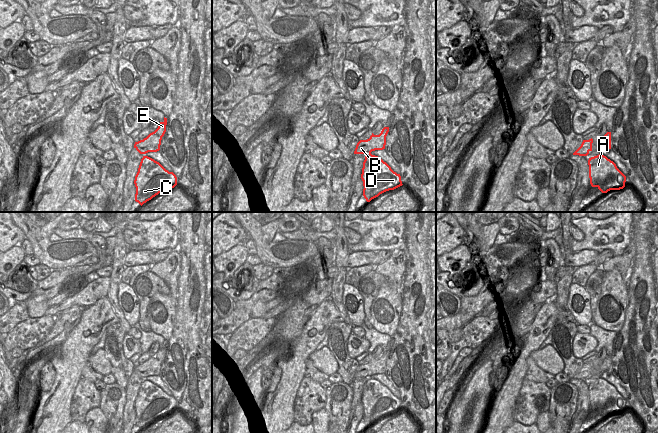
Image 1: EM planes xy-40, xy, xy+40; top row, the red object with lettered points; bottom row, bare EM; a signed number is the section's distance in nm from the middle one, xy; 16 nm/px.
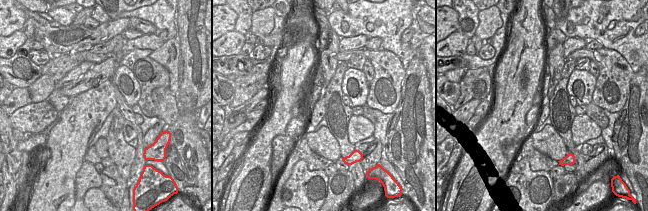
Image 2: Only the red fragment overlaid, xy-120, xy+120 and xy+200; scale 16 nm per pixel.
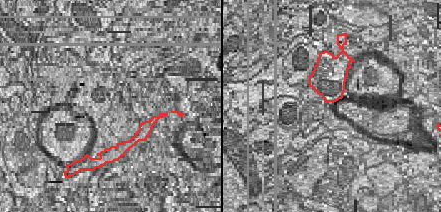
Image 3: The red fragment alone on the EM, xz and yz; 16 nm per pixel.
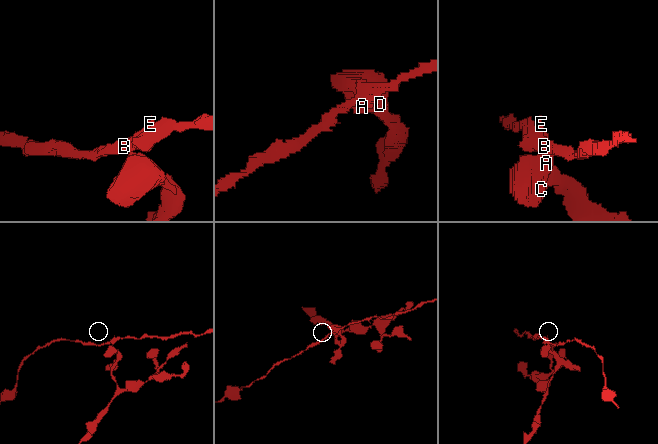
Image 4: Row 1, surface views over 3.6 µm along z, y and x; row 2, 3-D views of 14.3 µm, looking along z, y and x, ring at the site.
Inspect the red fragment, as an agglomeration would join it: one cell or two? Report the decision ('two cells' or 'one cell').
two cells

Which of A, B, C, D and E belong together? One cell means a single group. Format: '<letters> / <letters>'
A C D / B E

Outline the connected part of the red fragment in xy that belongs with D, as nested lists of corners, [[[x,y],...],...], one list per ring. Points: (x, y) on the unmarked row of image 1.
[[[366,379],[363,386],[361,403],[363,405],[363,420],[367,426],[380,418],[402,410],[401,400],[375,379]]]

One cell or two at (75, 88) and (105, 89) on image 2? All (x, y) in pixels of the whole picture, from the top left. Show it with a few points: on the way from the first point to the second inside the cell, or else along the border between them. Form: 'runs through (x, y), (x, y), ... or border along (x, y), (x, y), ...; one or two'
border along (109, 78), (106, 78), (94, 87), (69, 97); two

